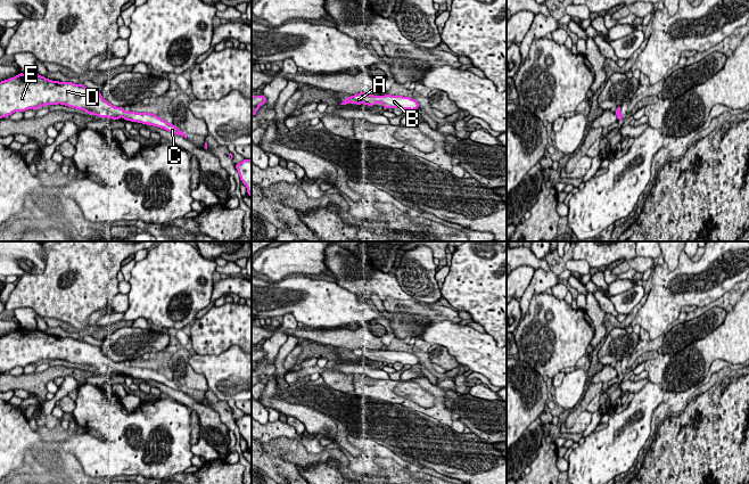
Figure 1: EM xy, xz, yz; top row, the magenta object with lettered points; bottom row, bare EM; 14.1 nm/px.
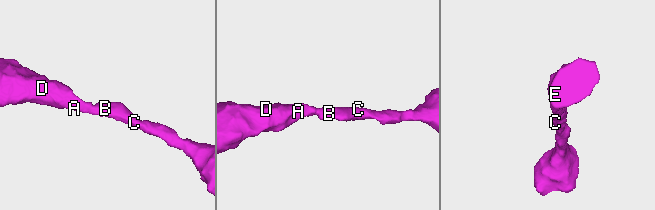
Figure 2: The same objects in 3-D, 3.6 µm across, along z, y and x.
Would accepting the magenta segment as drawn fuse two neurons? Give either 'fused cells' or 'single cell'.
single cell

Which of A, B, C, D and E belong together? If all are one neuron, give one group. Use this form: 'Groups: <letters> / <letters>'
Groups: A B C D E

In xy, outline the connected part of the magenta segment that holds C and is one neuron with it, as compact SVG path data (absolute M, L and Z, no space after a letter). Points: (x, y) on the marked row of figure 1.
M39 74L18 75L0 82L0 118L8 117L19 110L38 109L46 105L66 105L85 110L99 117L138 122L155 125L173 134L183 136L174 124L170 124L153 113L125 112L123 107L115 107L101 97L99 91L91 90L83 84L48 80Z

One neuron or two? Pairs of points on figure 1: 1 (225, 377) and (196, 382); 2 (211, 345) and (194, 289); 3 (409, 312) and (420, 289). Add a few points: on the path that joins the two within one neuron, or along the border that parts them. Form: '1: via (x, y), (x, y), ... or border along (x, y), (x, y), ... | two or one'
1: border along (189, 360), (192, 368), (204, 376), (208, 387) | two
2: border along (194, 319), (190, 323) | two
3: border along (438, 302), (428, 304) | two

